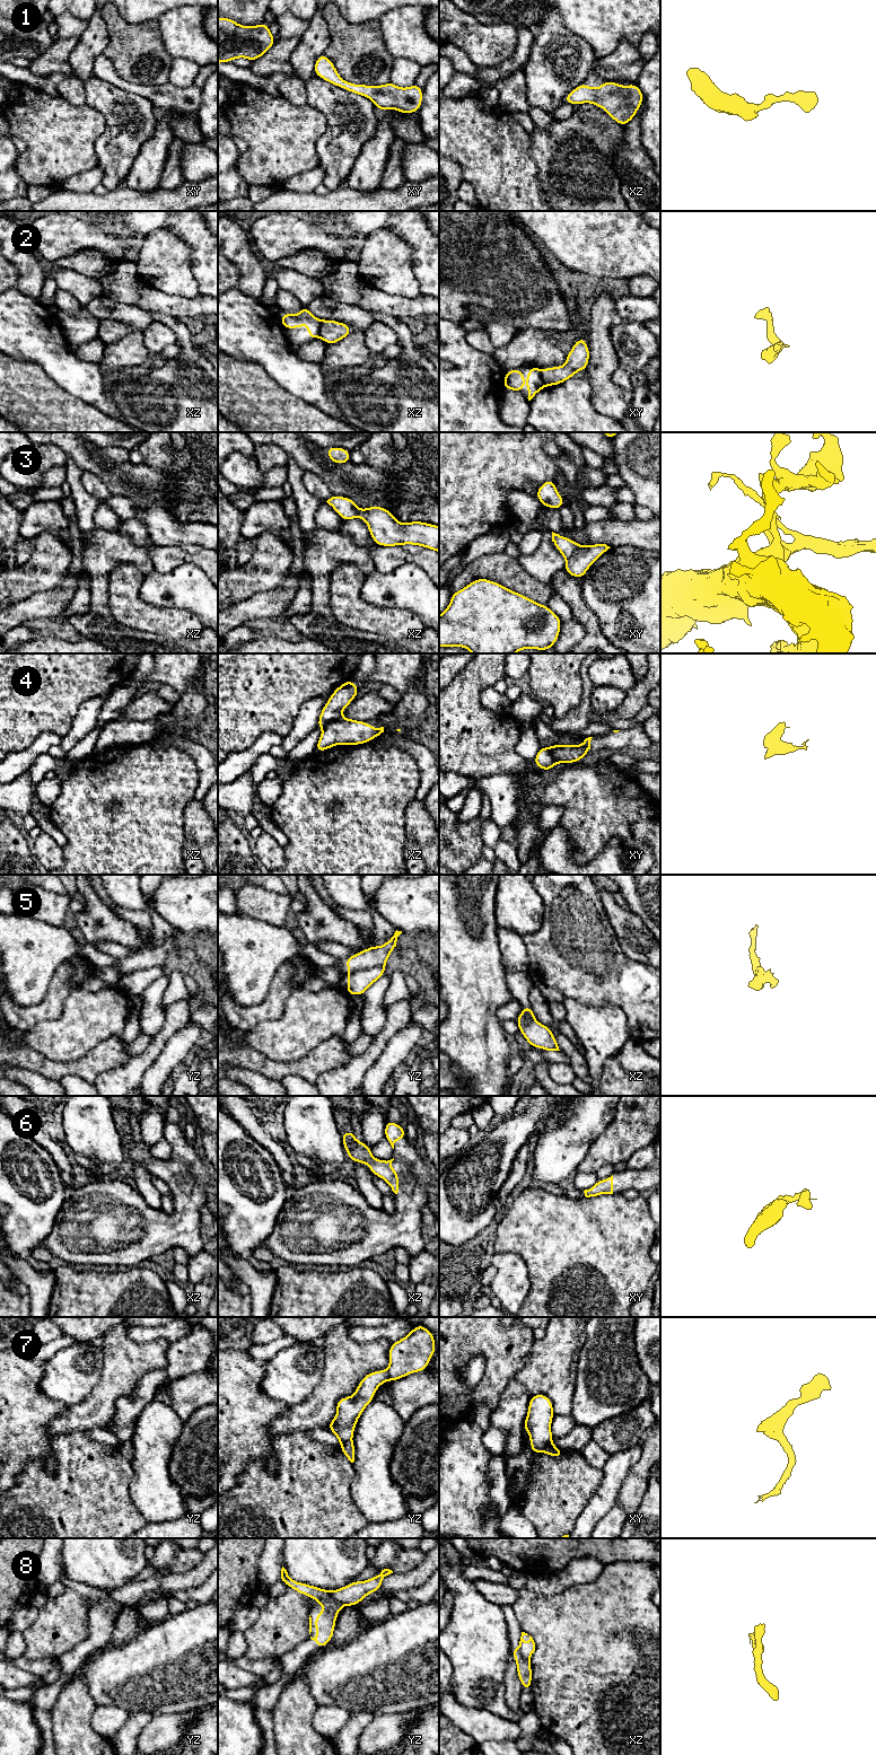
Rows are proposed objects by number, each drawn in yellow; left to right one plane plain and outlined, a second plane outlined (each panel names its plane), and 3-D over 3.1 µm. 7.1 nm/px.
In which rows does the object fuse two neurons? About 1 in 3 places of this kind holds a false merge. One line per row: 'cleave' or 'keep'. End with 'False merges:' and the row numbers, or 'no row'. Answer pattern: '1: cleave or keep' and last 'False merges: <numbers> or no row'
1: keep
2: cleave
3: keep
4: cleave
5: cleave
6: keep
7: cleave
8: cleave
False merges: 2, 4, 5, 7, 8

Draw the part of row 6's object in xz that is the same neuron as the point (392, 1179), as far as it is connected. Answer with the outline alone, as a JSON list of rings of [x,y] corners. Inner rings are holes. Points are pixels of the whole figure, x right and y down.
[[[352,1130],[342,1133],[343,1147],[348,1152],[350,1160],[354,1162],[362,1162],[369,1166],[369,1169],[377,1177],[383,1178],[397,1194],[398,1192],[398,1172],[392,1169],[392,1161],[394,1160],[379,1160],[371,1156],[370,1147],[367,1143],[358,1141]]]

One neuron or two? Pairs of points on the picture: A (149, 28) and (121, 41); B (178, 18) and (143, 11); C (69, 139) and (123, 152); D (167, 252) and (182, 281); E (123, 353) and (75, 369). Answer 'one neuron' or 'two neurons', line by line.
A: one neuron
B: two neurons
C: two neurons
D: one neuron
E: two neurons

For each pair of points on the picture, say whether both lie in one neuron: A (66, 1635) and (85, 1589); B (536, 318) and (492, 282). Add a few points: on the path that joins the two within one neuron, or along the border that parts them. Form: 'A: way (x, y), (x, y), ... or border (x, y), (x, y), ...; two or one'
A: border (66, 1586), (85, 1596); two
B: way (525, 307), (504, 286); one

